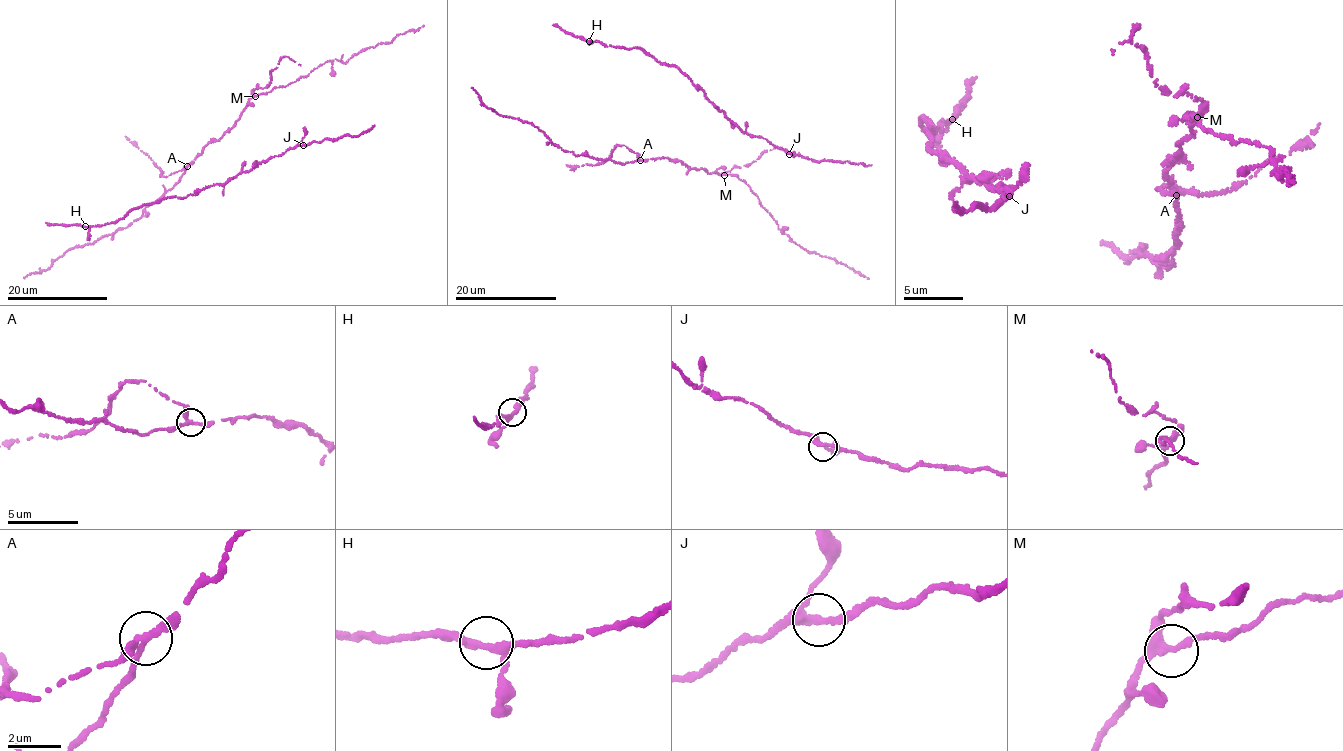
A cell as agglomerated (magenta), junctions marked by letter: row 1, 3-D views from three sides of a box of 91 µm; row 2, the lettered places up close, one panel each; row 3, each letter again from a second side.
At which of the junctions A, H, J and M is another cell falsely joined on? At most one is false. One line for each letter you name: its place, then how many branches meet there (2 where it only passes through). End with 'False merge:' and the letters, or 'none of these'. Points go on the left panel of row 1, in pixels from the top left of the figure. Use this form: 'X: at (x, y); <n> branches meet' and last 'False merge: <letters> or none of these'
A: at (187, 166); 3 branches meet
False merge: A

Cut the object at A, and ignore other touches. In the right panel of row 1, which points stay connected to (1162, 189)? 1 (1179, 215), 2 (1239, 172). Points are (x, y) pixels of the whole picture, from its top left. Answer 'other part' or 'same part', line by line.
1: other part
2: other part

